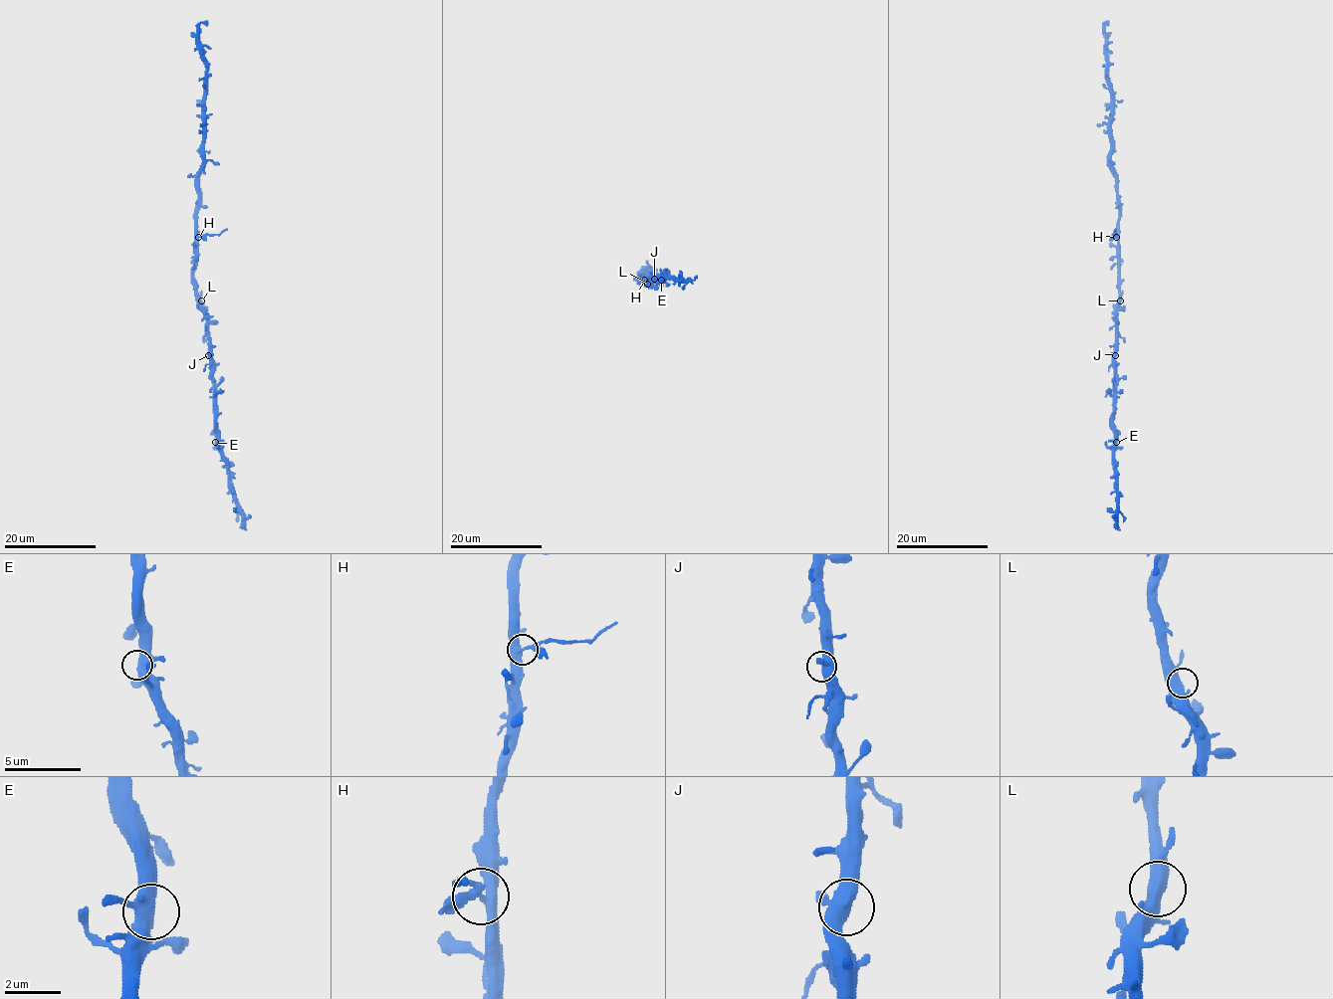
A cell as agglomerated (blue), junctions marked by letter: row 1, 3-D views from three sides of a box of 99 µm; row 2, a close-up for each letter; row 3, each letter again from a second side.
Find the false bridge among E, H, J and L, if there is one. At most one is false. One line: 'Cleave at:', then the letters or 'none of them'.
Cleave at: H

